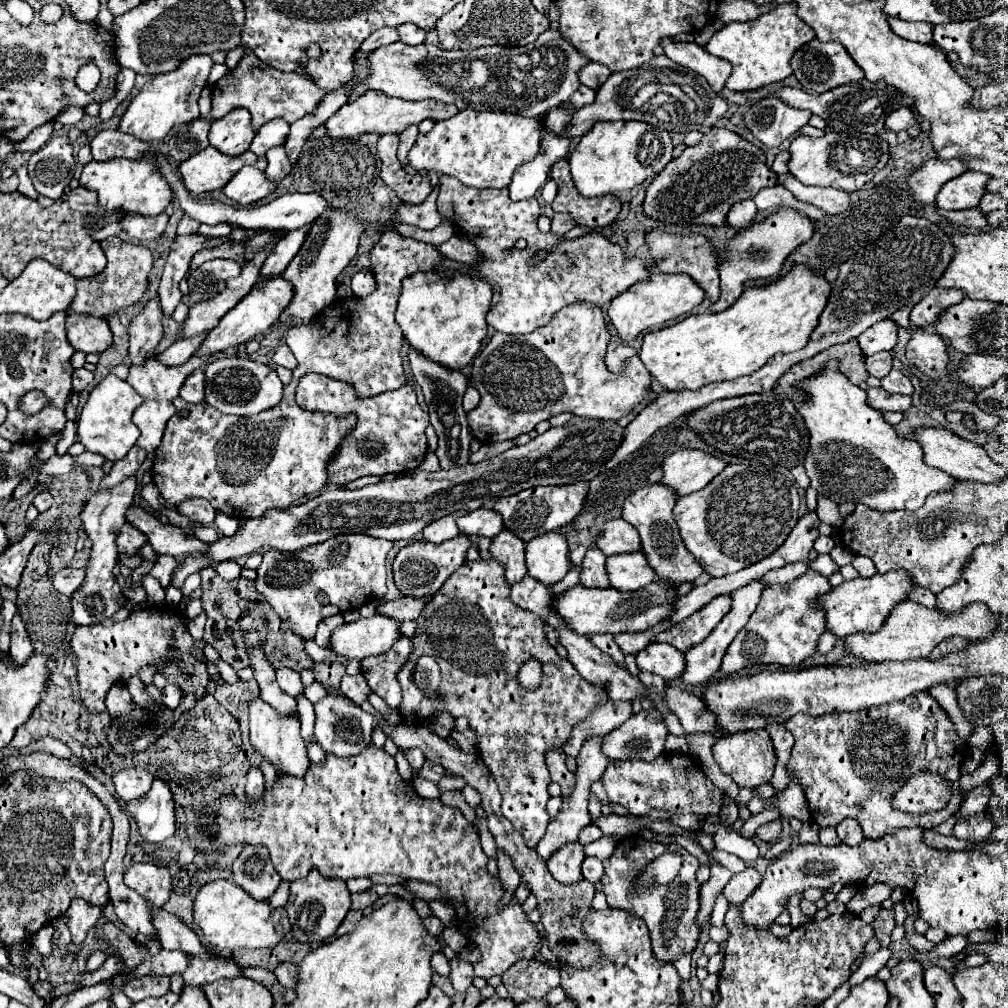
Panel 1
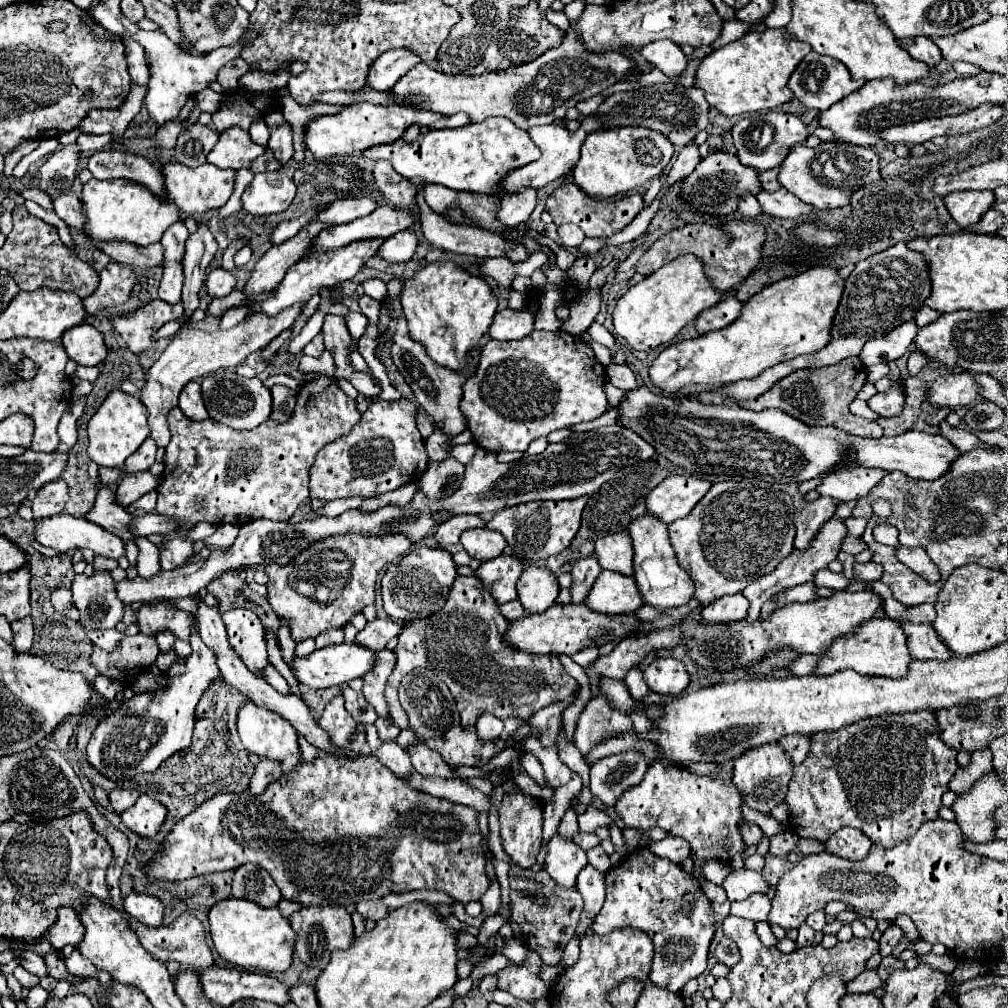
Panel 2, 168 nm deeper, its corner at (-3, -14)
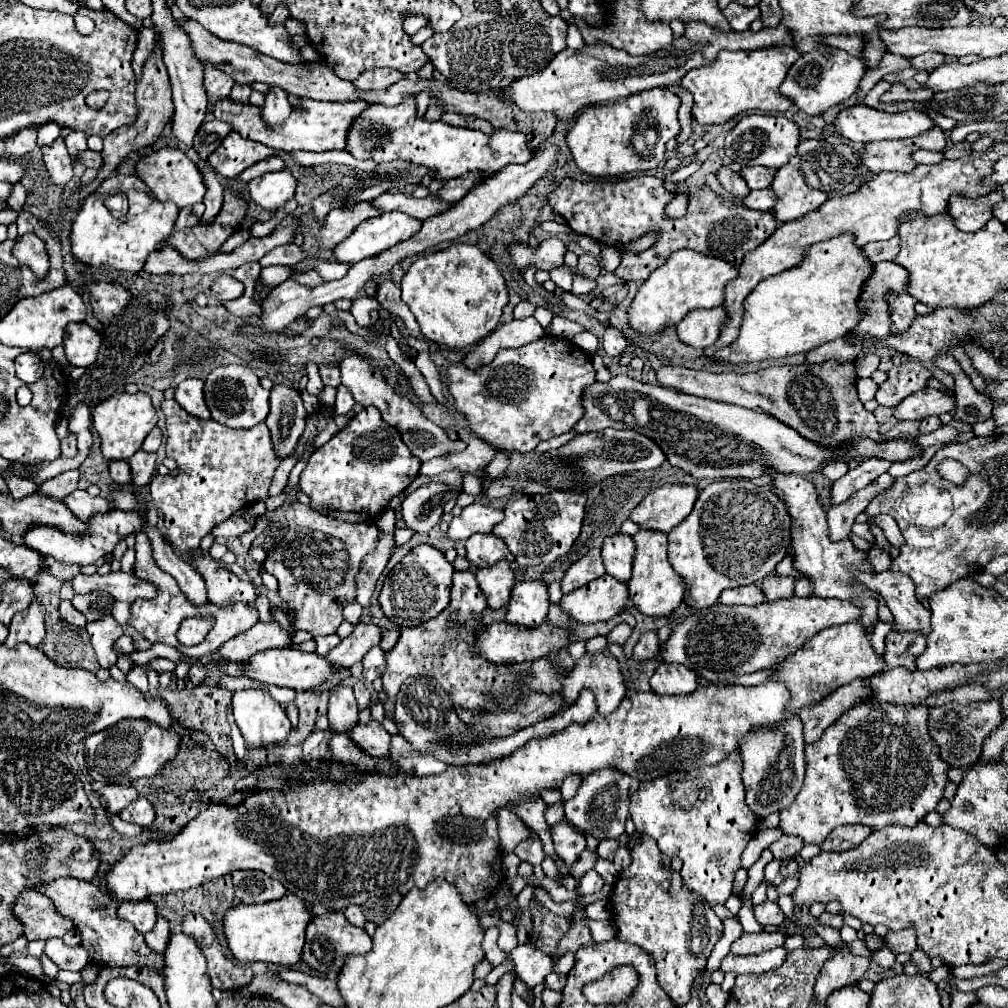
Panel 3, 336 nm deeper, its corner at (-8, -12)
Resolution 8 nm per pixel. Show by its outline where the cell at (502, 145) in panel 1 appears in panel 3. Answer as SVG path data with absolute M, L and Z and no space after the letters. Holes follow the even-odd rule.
M404 96L398 106L384 106L370 102L362 116L356 116L352 128L348 130L346 150L358 160L374 160L374 162L390 162L390 160L406 160L414 164L422 164L436 172L436 178L446 182L450 178L458 178L472 170L482 170L488 174L498 172L506 164L526 164L532 160L532 150L526 146L526 138L520 132L496 130L492 136L482 134L480 130L456 128L444 122L428 122L422 116L412 114L414 96Z

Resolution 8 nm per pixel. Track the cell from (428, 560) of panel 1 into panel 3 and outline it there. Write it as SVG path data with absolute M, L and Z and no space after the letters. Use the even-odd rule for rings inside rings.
M430 544L416 546L388 572L384 580L384 586L378 596L384 616L398 628L414 628L438 616L450 602L452 574L454 566L444 558L440 550Z

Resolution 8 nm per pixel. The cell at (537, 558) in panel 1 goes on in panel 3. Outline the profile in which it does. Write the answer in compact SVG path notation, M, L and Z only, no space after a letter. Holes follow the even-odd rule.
M540 580L532 582L518 582L512 588L508 600L508 616L506 622L518 624L524 628L538 628L548 614L548 592L546 584Z

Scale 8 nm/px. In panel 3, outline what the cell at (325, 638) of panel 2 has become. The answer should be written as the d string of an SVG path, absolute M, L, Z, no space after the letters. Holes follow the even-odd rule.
M330 634L330 636L320 636L316 638L316 646L318 646L318 656L326 656L334 646L340 644L340 638L336 634Z

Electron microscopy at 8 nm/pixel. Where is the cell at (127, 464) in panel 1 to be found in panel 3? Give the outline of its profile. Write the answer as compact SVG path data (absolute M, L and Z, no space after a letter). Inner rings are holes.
M156 426L156 428L152 428L152 432L146 436L146 440L144 440L144 444L142 444L142 450L144 450L144 452L156 452L158 446L160 446L160 442L162 442L162 430Z

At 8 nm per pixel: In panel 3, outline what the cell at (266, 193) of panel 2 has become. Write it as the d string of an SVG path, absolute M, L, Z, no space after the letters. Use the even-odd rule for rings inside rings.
M290 170L268 172L260 178L254 178L250 184L250 198L266 210L278 210L286 200L296 192L296 178Z

